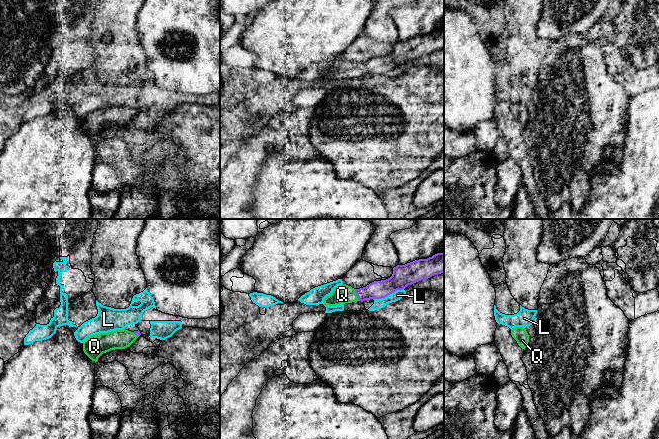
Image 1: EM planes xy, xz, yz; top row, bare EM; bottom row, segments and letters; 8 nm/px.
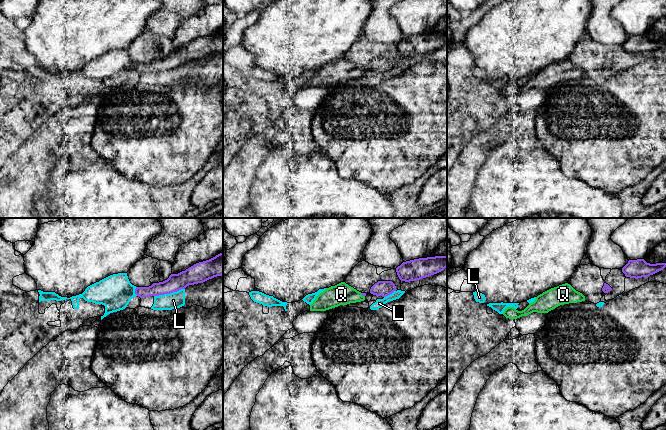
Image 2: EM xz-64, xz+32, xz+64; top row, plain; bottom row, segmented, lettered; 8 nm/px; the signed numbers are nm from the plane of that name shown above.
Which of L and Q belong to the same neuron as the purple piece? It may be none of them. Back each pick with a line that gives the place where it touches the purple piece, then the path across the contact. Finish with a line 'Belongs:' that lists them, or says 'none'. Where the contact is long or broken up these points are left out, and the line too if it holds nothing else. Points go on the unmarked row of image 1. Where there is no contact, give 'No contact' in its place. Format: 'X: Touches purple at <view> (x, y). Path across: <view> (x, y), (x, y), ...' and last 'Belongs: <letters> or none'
Q: Touches purple at xz (357, 71). Path across: xz (378, 65), (357, 71), (342, 70)
Belongs: Q

